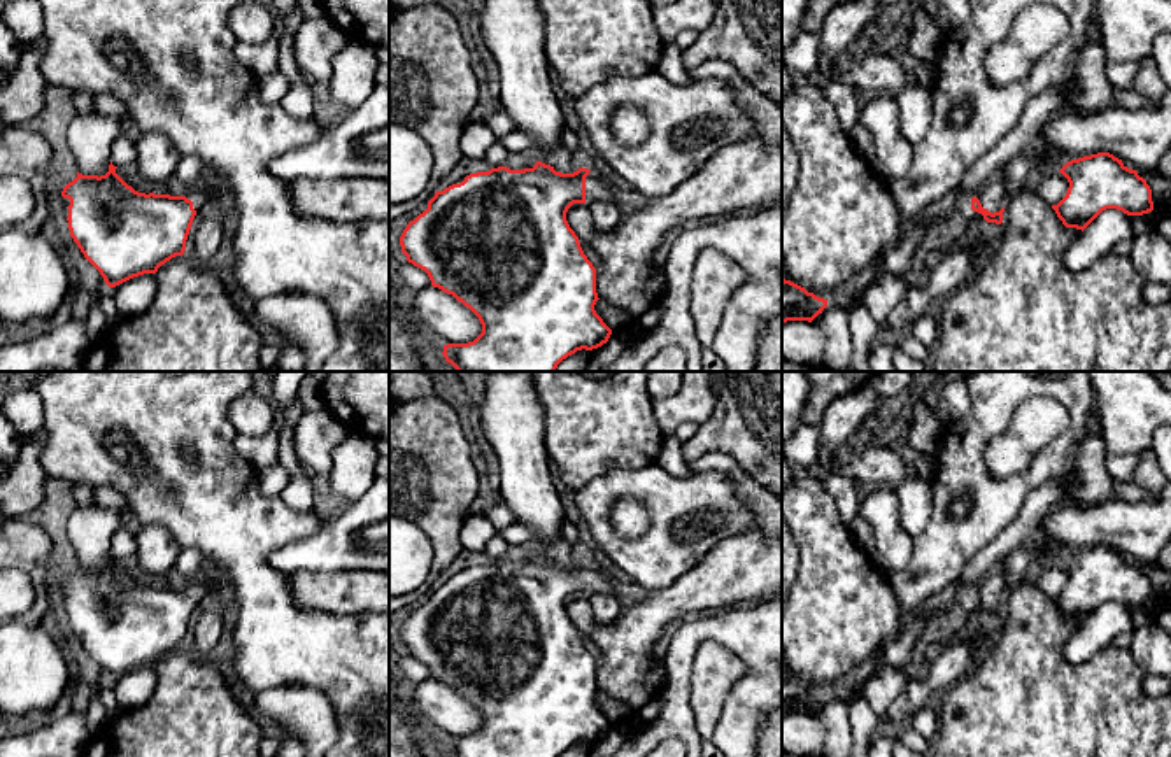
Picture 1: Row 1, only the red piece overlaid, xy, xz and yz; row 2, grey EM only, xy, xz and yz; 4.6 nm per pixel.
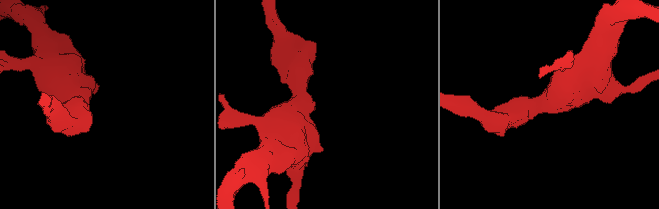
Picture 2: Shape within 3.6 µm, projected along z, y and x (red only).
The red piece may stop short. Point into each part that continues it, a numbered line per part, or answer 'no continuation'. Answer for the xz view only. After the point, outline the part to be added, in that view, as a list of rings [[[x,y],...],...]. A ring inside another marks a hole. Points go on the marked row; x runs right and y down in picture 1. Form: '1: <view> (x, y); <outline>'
1: xz (595, 190); [[[593,172],[586,177],[586,203],[596,200],[615,200],[619,202],[615,191],[603,184]]]

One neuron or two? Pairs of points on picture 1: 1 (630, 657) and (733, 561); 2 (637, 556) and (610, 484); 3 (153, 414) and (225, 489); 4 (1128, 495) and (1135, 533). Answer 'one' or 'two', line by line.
1: one
2: one
3: one
4: two

